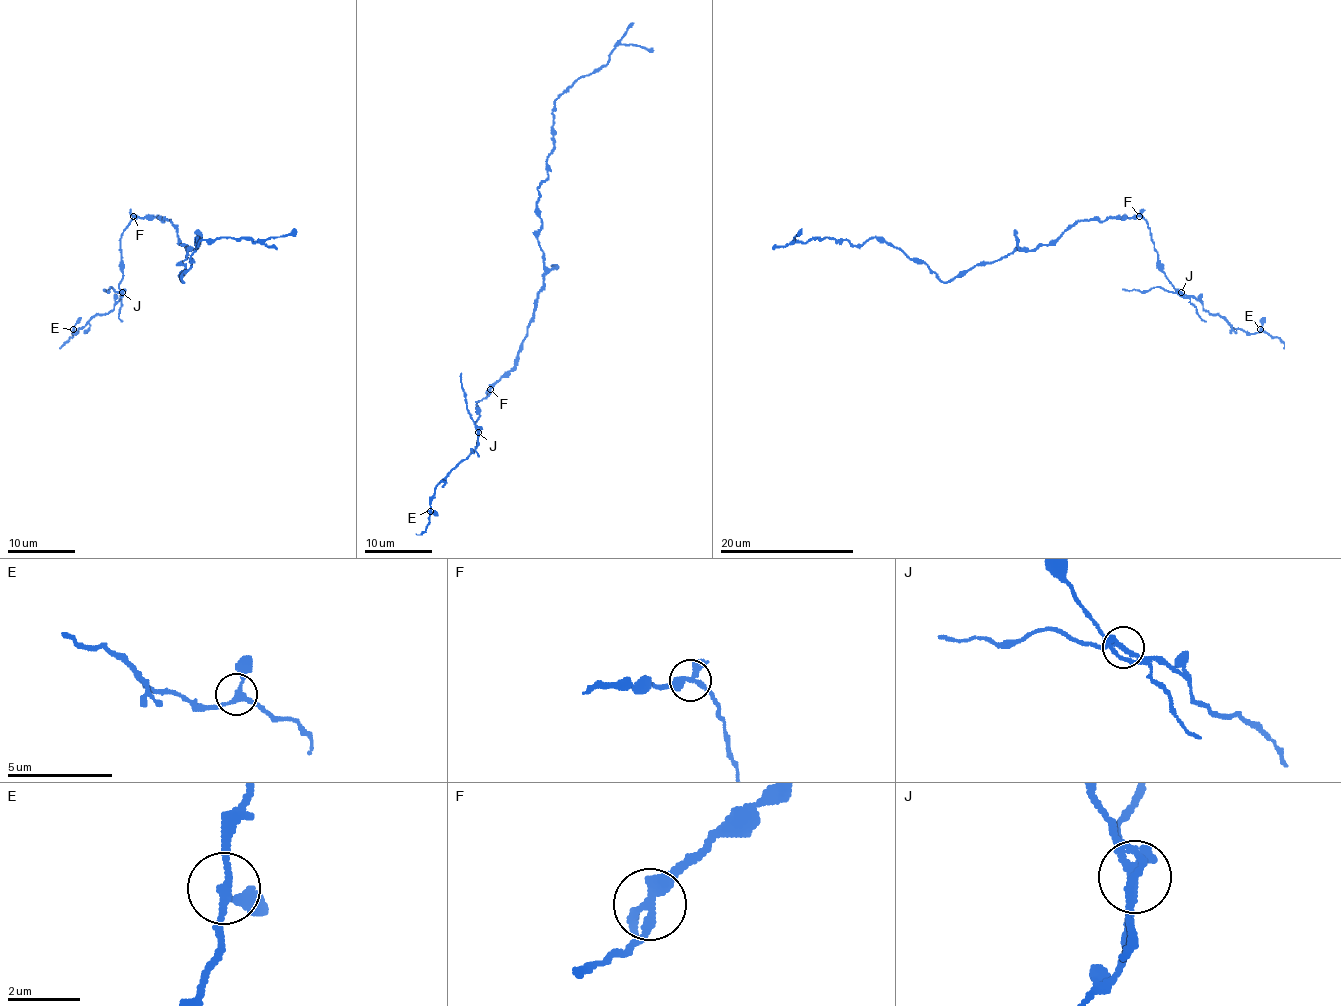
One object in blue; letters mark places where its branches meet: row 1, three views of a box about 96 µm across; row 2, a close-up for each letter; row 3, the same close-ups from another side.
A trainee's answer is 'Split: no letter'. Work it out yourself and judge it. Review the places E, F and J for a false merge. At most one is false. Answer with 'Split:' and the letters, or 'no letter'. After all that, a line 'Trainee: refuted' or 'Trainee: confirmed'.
Split: F
Trainee: refuted

